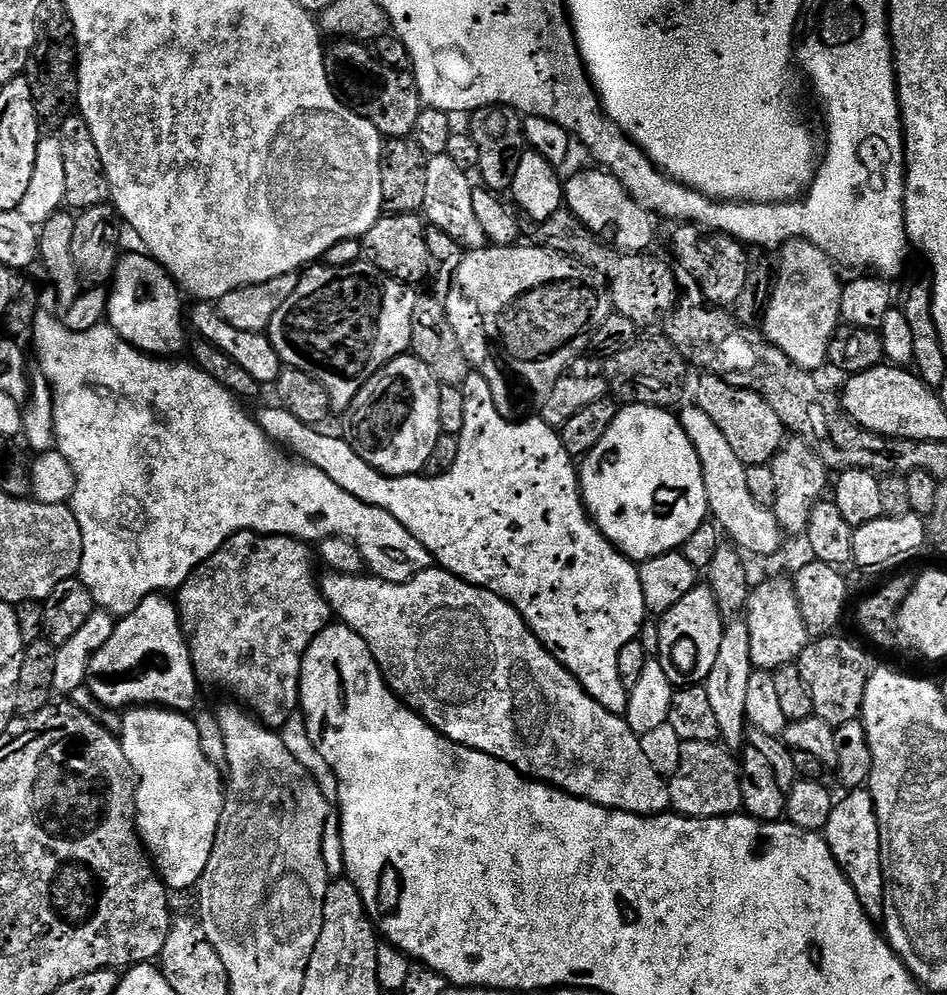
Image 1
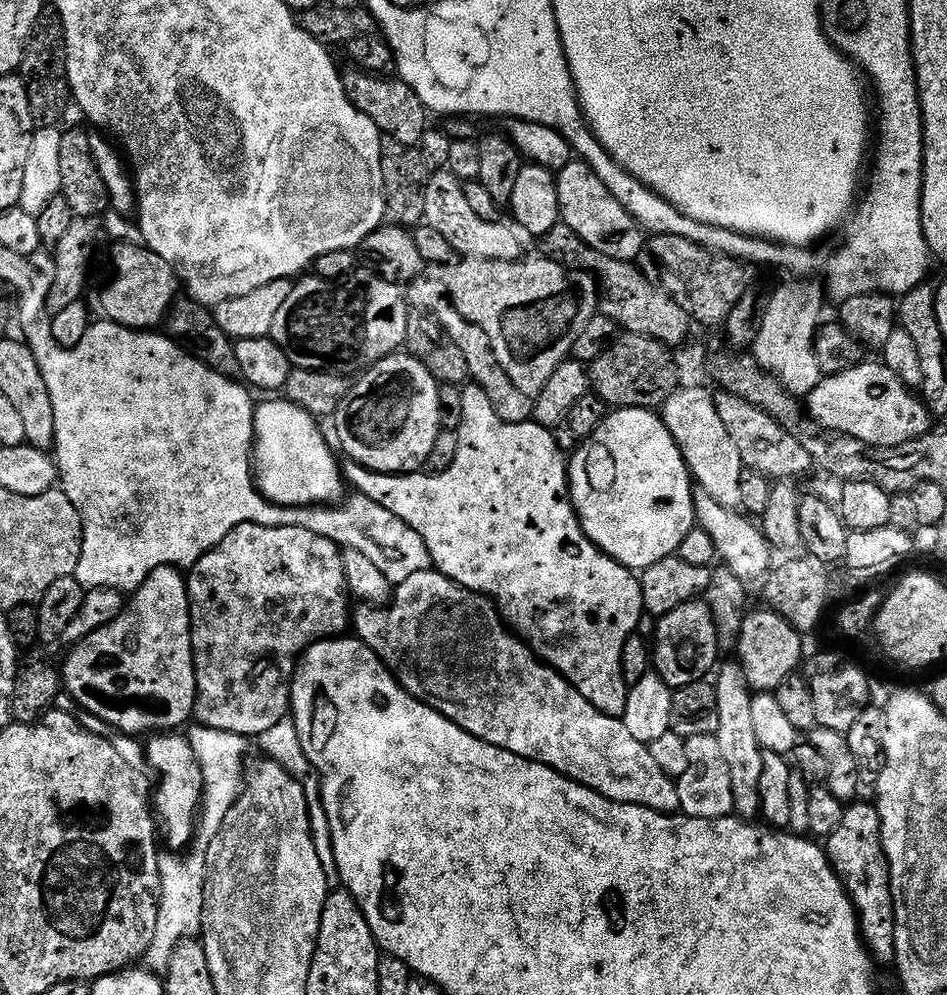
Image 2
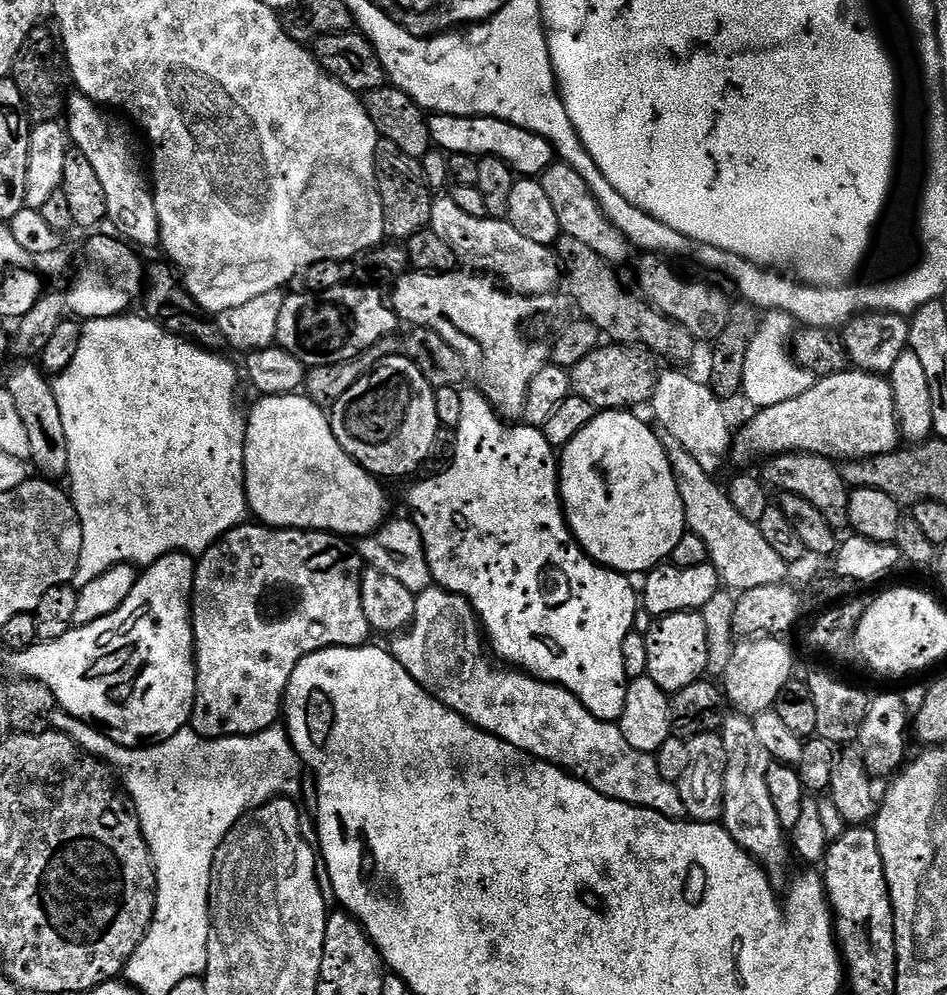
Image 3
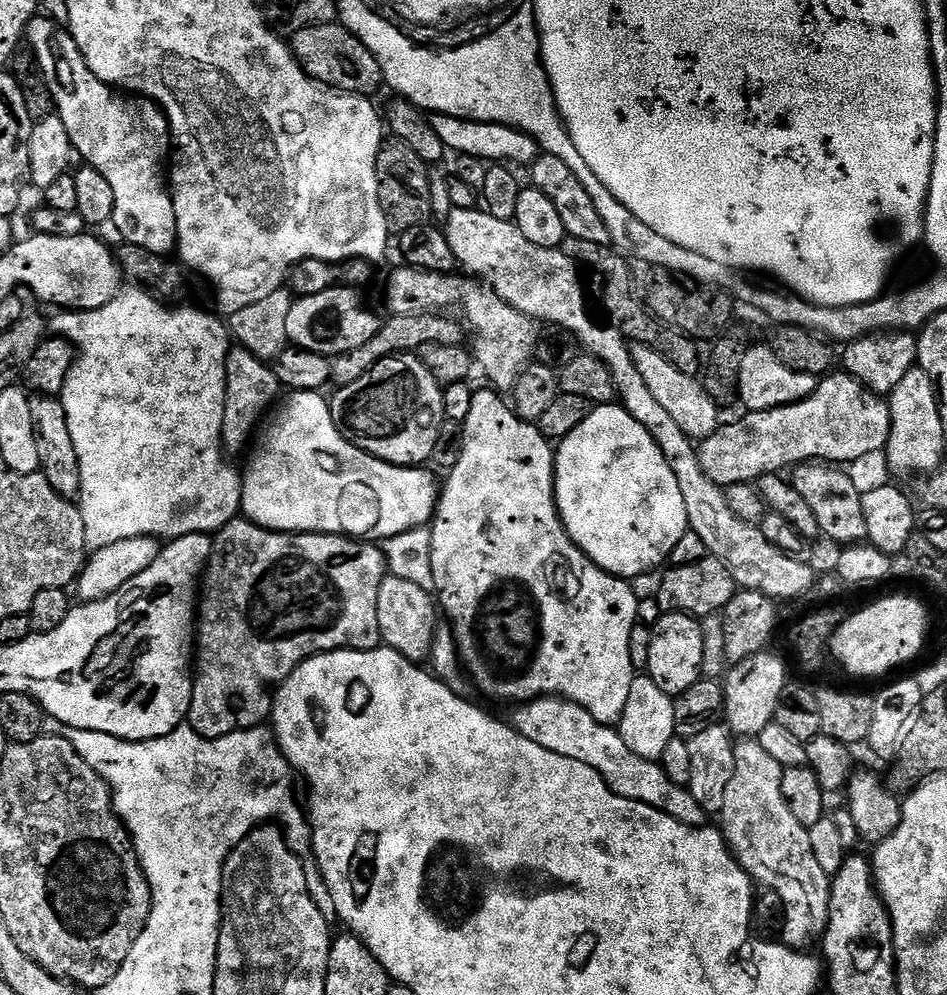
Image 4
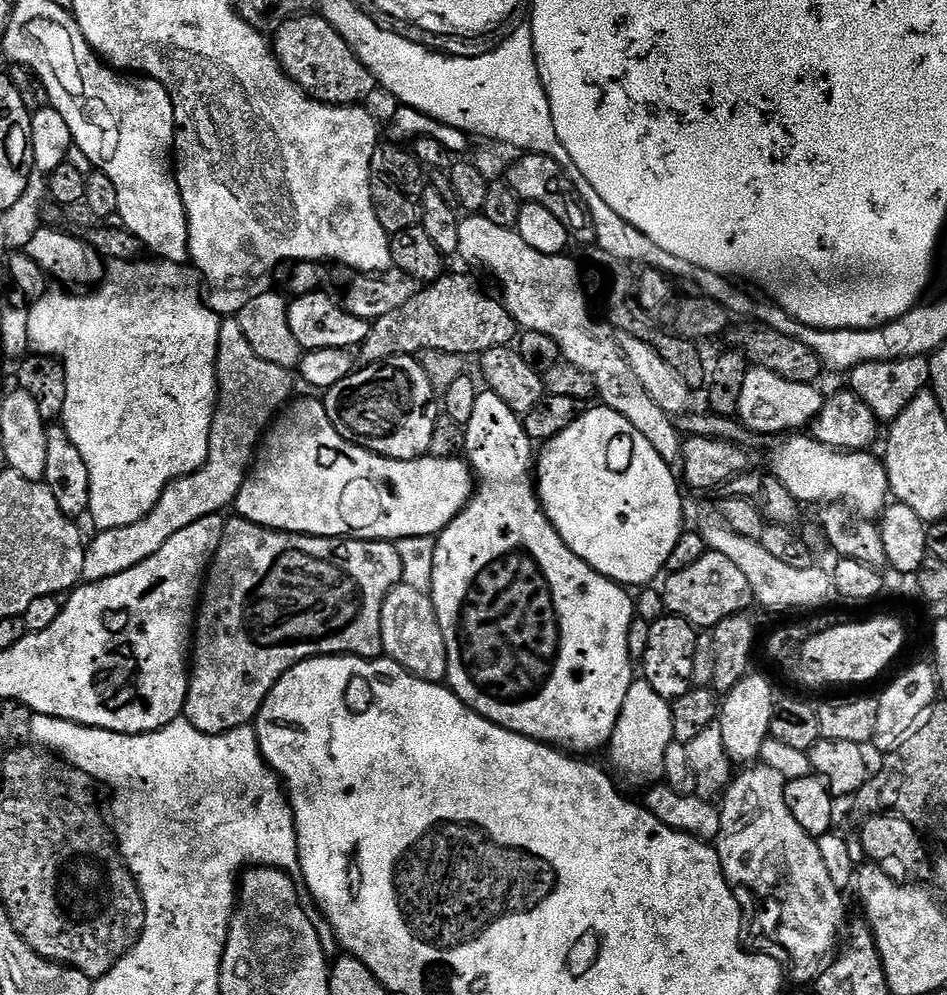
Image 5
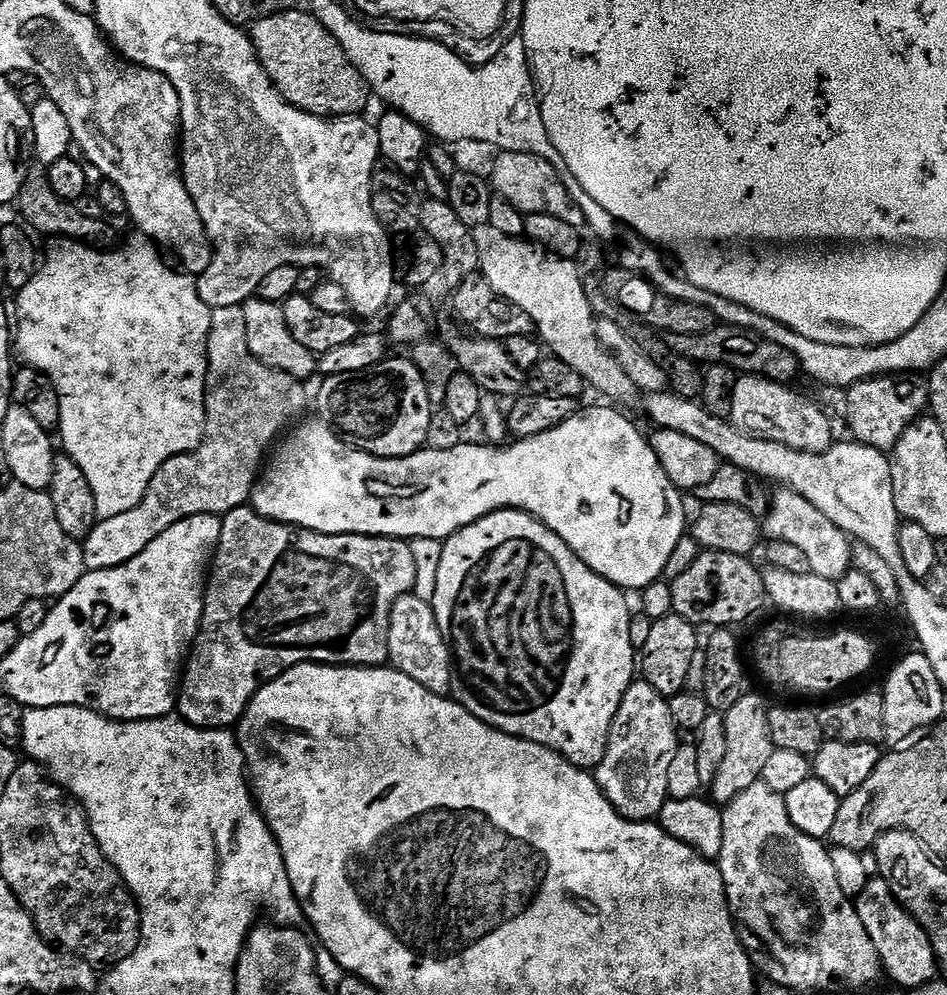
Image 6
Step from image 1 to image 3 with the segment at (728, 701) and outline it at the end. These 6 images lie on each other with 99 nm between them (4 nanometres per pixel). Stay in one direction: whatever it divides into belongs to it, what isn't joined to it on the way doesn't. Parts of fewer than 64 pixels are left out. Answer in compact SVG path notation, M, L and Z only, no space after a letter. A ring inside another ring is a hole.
M728 714L724 717L722 725L724 738L724 765L726 766L726 778L724 779L724 815L722 823L724 829L747 852L756 857L765 869L773 870L784 860L784 855L789 855L790 848L786 843L786 829L780 825L778 810L774 810L774 798L770 798L770 786L768 785L768 765L770 757L766 750L762 750L762 742L758 742L758 734L754 734L754 726L751 719L739 714Z

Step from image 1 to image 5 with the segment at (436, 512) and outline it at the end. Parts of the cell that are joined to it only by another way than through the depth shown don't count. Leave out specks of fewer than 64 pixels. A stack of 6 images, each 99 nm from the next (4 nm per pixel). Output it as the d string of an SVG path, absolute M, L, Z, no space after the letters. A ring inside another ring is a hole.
M490 390L481 391L476 397L474 415L470 417L470 422L464 430L463 455L478 483L467 506L436 537L434 578L430 589L434 610L438 614L438 626L442 626L442 638L446 638L447 687L452 689L467 708L471 708L480 716L485 716L493 724L502 726L508 732L529 736L532 740L539 740L541 744L559 746L572 754L596 752L599 748L607 749L622 706L626 702L626 690L630 690L634 679L632 673L634 661L628 653L628 631L634 619L633 597L628 597L627 587L594 571L585 560L578 558L578 554L570 550L570 546L566 546L566 542L562 542L562 538L548 520L548 515L544 513L540 497L534 487L534 441L526 434L523 419L516 416L514 410L510 410L510 406L506 406L506 402L502 402L502 398L498 398L498 394Z

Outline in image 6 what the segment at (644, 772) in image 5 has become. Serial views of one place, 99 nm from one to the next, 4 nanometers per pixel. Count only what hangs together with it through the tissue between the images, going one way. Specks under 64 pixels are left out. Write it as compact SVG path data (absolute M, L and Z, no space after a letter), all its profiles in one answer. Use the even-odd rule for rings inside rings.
M633 682L620 703L618 714L608 733L608 749L594 775L602 794L626 820L652 822L669 800L666 777L678 747L678 729L672 722L668 700L648 684Z

